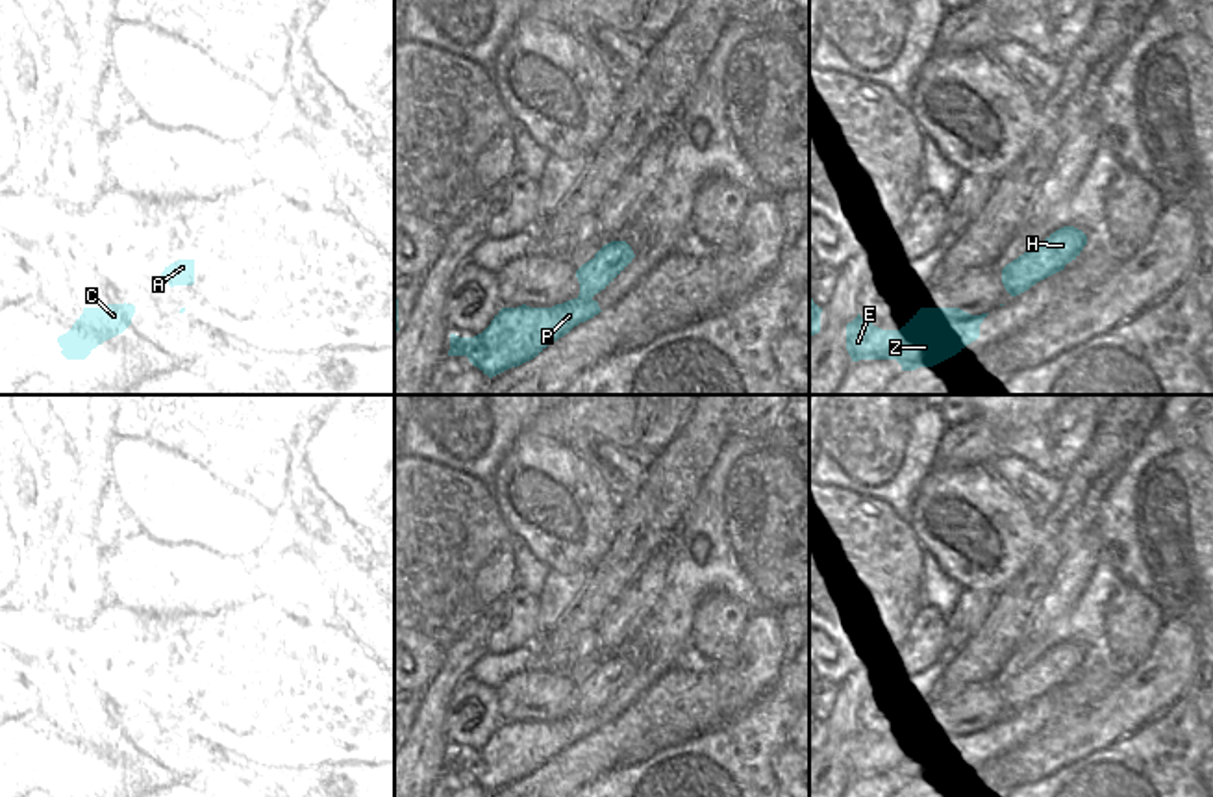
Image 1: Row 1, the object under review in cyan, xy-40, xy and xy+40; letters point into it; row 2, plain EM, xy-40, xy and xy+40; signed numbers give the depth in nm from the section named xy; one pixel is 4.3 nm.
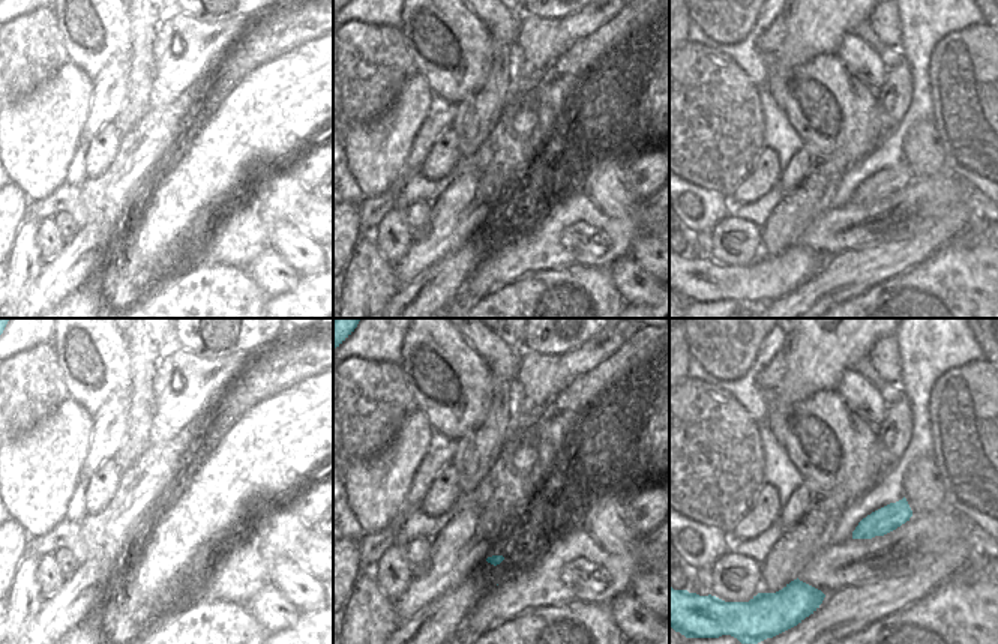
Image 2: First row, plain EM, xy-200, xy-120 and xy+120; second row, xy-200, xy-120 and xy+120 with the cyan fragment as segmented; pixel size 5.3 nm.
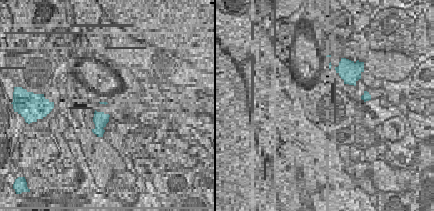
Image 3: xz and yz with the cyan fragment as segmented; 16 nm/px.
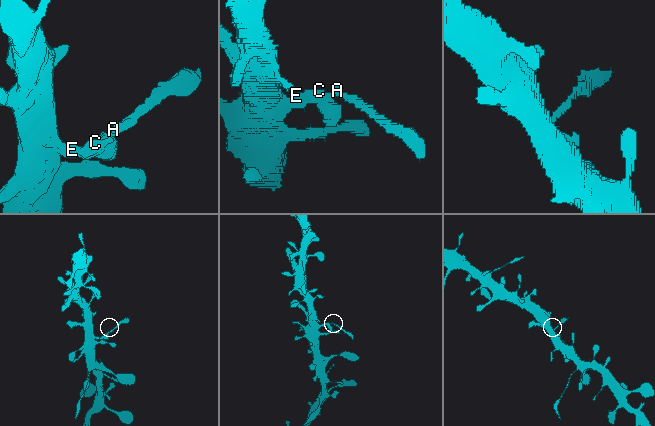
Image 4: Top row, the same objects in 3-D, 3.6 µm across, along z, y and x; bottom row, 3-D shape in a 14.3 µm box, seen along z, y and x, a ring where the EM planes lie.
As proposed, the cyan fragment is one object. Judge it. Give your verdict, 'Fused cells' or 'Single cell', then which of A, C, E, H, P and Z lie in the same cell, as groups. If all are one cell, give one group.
Fused cells. Groups: A H / C E P Z

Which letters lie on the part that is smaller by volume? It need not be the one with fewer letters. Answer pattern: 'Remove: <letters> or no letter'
Remove: A, H.

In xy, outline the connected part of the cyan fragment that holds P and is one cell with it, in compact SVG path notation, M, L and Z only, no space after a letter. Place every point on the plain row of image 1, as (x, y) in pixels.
M567 715L552 723L502 723L474 753L450 749L448 771L467 771L489 793L539 771L580 738L598 730L596 715Z

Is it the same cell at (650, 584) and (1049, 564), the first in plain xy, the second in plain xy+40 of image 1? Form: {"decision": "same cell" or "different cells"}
{"decision": "different cells"}

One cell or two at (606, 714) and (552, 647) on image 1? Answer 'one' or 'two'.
two

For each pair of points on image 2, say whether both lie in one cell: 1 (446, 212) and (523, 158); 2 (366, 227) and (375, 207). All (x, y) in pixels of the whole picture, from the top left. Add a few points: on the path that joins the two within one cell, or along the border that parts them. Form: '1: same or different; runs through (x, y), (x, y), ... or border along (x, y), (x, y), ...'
1: same; runs through (465, 207), (483, 198), (505, 177)
2: same; runs through (368, 222), (371, 212)

